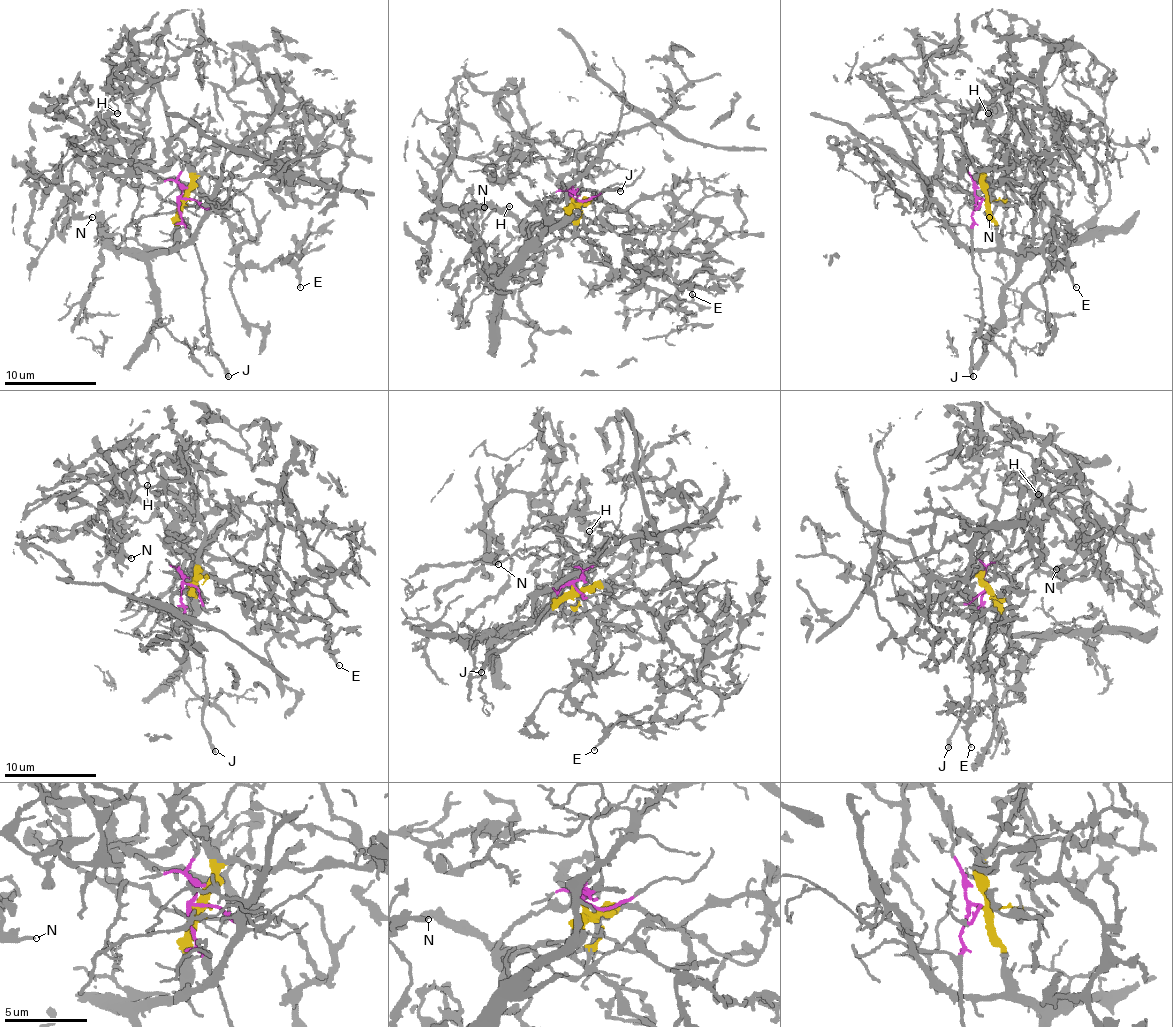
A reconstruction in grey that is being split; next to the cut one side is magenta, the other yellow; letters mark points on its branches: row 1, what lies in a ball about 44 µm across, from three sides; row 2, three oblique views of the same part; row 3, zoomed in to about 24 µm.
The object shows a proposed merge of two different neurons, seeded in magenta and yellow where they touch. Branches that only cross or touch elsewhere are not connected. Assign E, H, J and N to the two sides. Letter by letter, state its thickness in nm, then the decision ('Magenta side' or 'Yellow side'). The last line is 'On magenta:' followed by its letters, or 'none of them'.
E: Thickness 150 nm. Yellow side
H: Thickness 110 nm. Yellow side
J: Thickness 320 nm. Magenta side
N: Thickness 220 nm. Yellow side
On magenta: J

